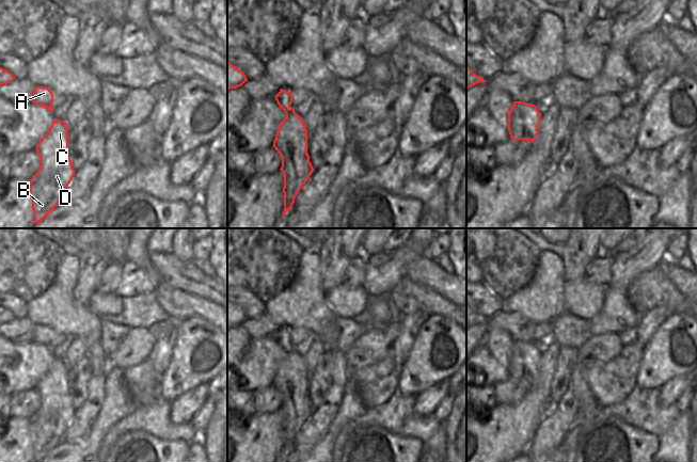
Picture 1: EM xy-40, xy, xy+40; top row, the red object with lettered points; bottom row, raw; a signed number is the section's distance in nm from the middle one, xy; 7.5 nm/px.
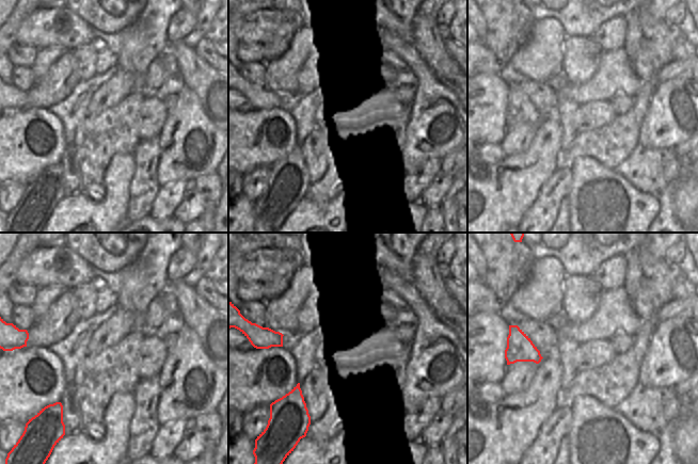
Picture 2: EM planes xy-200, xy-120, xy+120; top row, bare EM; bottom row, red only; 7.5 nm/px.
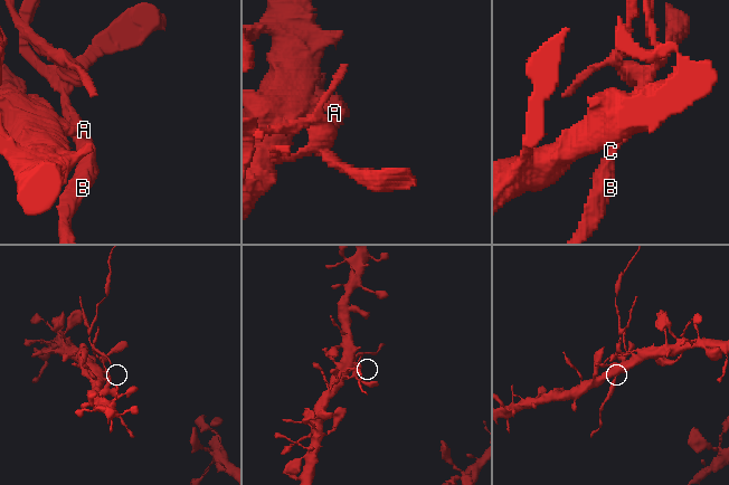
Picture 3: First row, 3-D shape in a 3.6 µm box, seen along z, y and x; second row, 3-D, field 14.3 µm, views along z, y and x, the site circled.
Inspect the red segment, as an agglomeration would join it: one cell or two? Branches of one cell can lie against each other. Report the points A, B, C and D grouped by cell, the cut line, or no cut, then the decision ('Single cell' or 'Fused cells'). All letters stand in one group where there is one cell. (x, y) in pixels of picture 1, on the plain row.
Groups: A / B C D. Split along xy (294, 350), (286, 353). Fused cells.

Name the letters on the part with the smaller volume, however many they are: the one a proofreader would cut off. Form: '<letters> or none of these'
B, C, D.

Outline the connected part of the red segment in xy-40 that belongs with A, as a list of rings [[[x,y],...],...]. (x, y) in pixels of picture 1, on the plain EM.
[[[34,325],[34,329],[32,331],[32,341],[44,345],[50,351],[53,350],[53,347],[51,346],[53,341],[53,333],[46,325]]]

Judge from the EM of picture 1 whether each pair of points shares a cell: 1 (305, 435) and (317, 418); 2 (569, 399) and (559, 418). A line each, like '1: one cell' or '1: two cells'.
1: one cell
2: one cell

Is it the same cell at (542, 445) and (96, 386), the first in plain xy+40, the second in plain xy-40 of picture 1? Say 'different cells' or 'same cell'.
same cell

